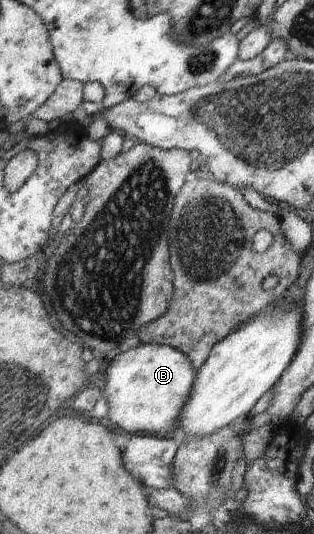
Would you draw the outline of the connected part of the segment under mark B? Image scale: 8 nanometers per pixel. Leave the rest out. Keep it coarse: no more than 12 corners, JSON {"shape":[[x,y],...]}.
{"shape":[[169,345],[104,365],[113,432],[173,432],[196,375]]}

